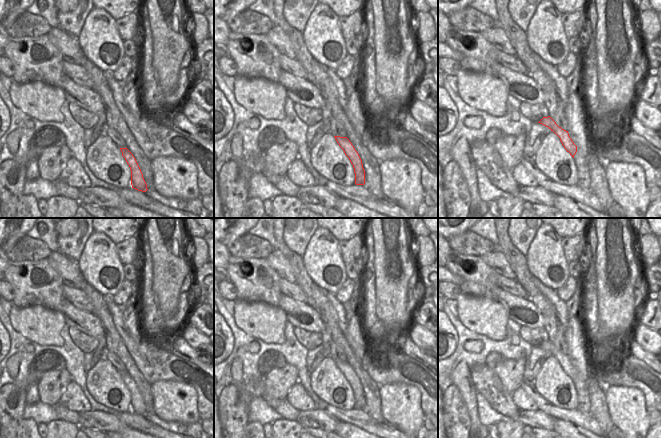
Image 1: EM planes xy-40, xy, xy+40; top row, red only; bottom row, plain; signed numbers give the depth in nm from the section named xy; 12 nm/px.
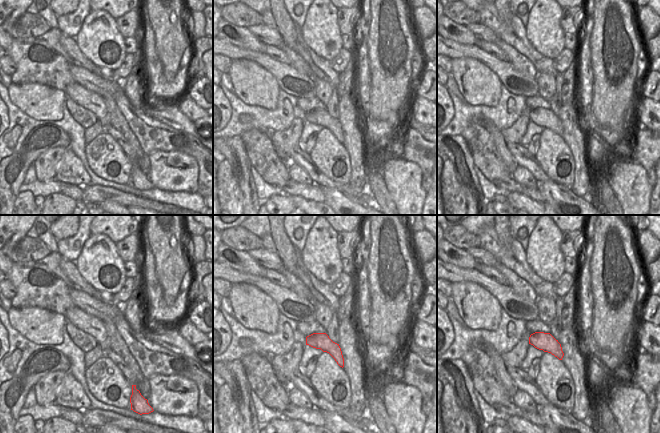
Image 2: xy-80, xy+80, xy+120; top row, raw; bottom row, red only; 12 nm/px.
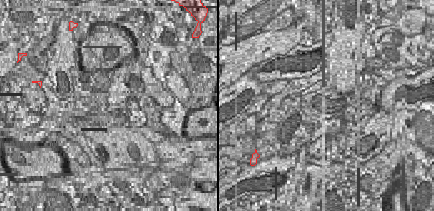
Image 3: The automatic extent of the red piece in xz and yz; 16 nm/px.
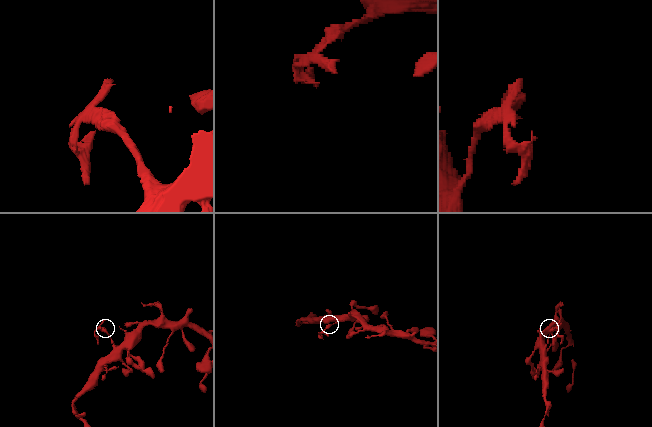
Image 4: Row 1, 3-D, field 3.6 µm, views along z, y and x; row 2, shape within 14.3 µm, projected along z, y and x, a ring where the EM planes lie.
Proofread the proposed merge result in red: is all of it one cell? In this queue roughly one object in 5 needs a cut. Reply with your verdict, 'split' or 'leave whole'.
split

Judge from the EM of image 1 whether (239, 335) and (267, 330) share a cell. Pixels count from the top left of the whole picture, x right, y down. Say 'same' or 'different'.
different

